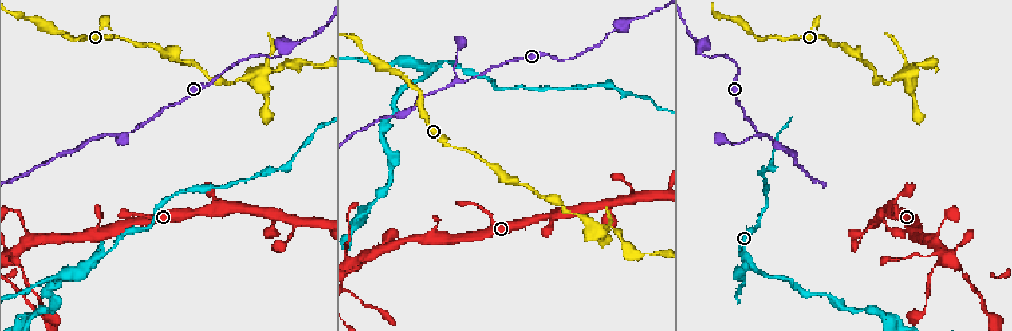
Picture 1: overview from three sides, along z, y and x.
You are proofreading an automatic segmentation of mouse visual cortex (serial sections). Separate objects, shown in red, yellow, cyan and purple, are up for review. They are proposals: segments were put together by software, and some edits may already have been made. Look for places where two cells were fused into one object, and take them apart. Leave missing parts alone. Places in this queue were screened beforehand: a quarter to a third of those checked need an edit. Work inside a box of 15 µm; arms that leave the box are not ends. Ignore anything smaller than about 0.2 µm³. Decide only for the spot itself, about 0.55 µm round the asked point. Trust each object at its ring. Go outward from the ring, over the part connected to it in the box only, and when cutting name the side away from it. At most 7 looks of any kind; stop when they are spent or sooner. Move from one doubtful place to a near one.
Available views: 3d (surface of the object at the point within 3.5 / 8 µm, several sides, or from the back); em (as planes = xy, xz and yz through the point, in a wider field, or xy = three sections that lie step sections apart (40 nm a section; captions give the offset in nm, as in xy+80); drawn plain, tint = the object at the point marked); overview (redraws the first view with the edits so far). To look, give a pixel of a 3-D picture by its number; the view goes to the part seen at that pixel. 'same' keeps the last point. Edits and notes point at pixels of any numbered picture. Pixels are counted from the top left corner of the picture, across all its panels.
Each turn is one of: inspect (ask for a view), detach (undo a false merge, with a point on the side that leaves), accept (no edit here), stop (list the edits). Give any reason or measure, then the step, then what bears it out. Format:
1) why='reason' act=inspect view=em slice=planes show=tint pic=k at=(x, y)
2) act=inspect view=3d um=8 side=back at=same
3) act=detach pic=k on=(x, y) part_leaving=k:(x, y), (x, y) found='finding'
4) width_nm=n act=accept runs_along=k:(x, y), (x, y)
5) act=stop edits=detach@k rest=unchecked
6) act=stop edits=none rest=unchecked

why='three arms meet' act=inspect view=3d um=3.5 pic=1 at=(351, 266)

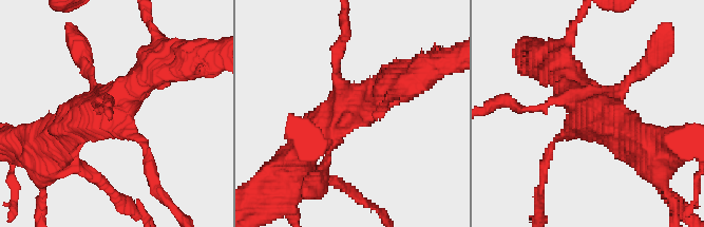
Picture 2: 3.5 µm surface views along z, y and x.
why='shape alone is not enough' act=inspect view=em slice=xy step=2 show=tint pic=2 at=(354, 105)

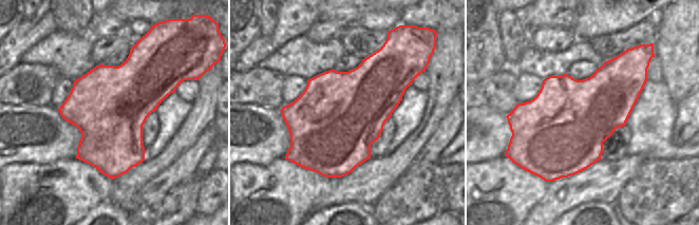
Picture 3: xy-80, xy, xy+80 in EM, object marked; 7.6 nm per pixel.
act=accept found='all the same cell'

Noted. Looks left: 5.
why='two arms in line, one across' act=inspect view=3d um=3.5 side=back pic=1 at=(94, 262)

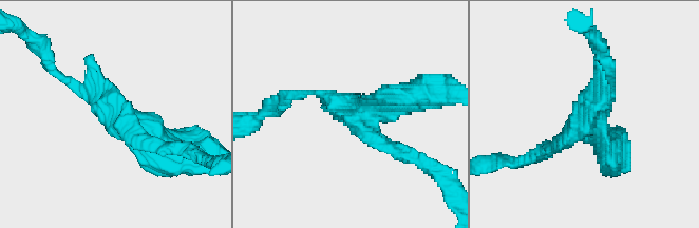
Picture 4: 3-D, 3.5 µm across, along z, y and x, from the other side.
arms=3 arm_widths_nm=150,200,400 act=inspect view=em slice=planes show=tint pic=4 at=(119, 118)

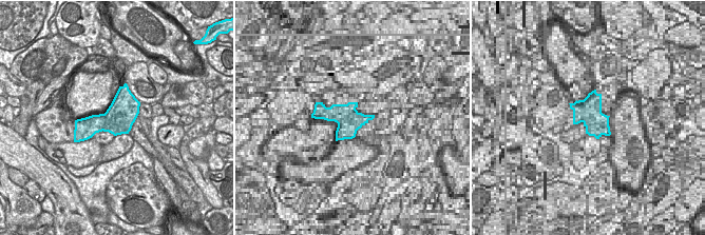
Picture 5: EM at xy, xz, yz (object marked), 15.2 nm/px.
act=detach pic=4 on=(381, 147) part_leaving=4:(350, 113), (382, 146), (424, 162) found='two cells meet here'

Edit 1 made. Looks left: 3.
act=inspect view=overview

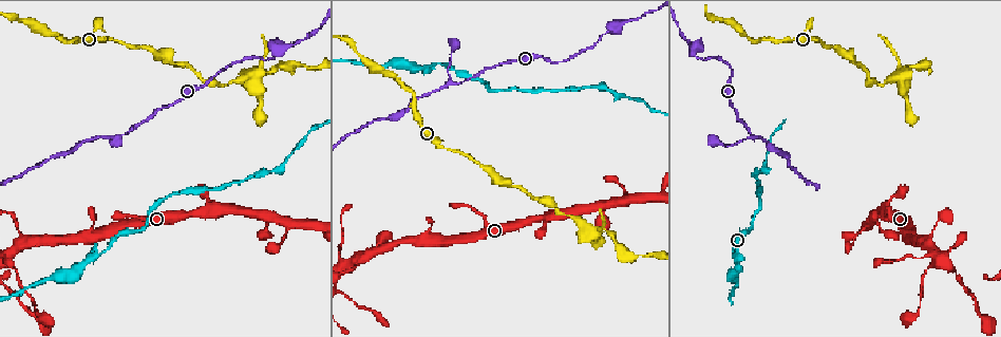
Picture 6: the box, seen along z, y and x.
why='branch point' act=inspect view=3d um=8 pic=6 at=(250, 78)

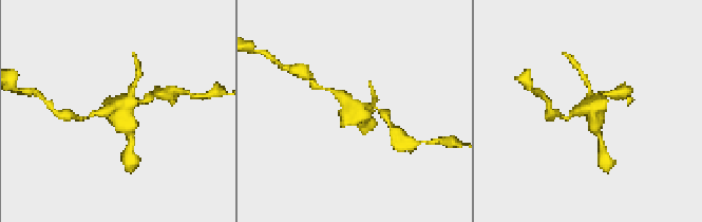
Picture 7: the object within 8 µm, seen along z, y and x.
why='need the tissue' act=inspect view=em slice=xy step=5 show=tint pic=7 at=(590, 107)

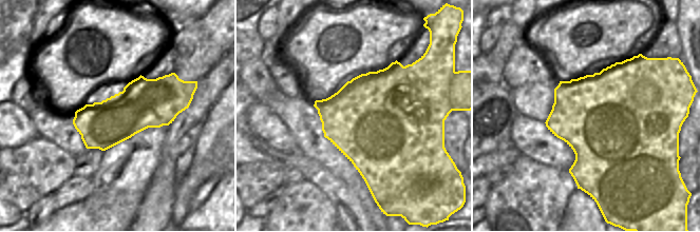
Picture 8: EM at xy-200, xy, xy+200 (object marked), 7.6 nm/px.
width_nm=800 act=detach pic=7 on=(128, 128) found='two cells meet here'

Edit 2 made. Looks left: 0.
act=stop edits=detach@4,detach@7 rest=unchecked

